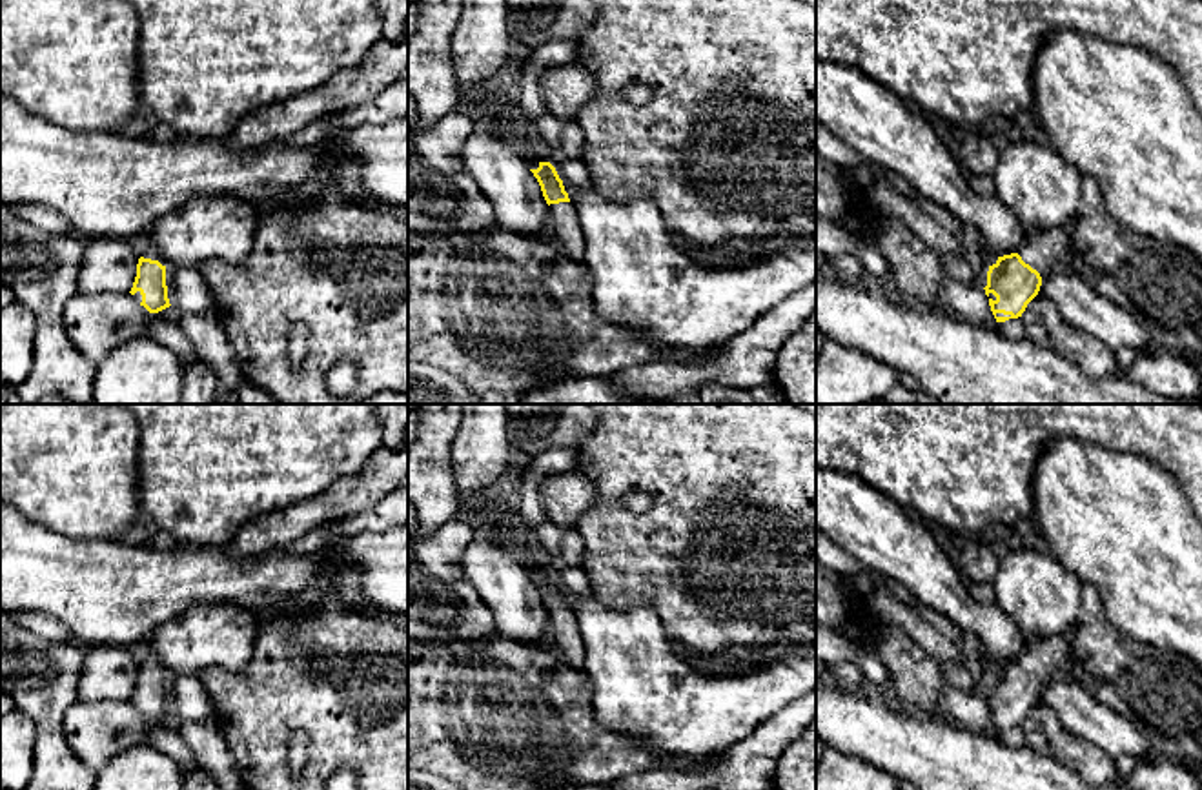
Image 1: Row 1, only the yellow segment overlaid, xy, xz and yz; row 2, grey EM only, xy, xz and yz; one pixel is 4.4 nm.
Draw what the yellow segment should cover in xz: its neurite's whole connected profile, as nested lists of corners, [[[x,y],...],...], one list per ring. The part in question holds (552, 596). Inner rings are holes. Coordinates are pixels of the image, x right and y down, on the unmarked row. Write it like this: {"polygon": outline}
{"polygon": [[[528,568],[530,579],[537,586],[548,612],[550,648],[557,652],[572,668],[585,666],[585,643],[576,613],[565,599],[563,588],[550,570]]]}

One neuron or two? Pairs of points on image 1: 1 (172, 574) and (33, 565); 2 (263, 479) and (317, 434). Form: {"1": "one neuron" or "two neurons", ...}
{"1": "one neuron", "2": "one neuron"}

